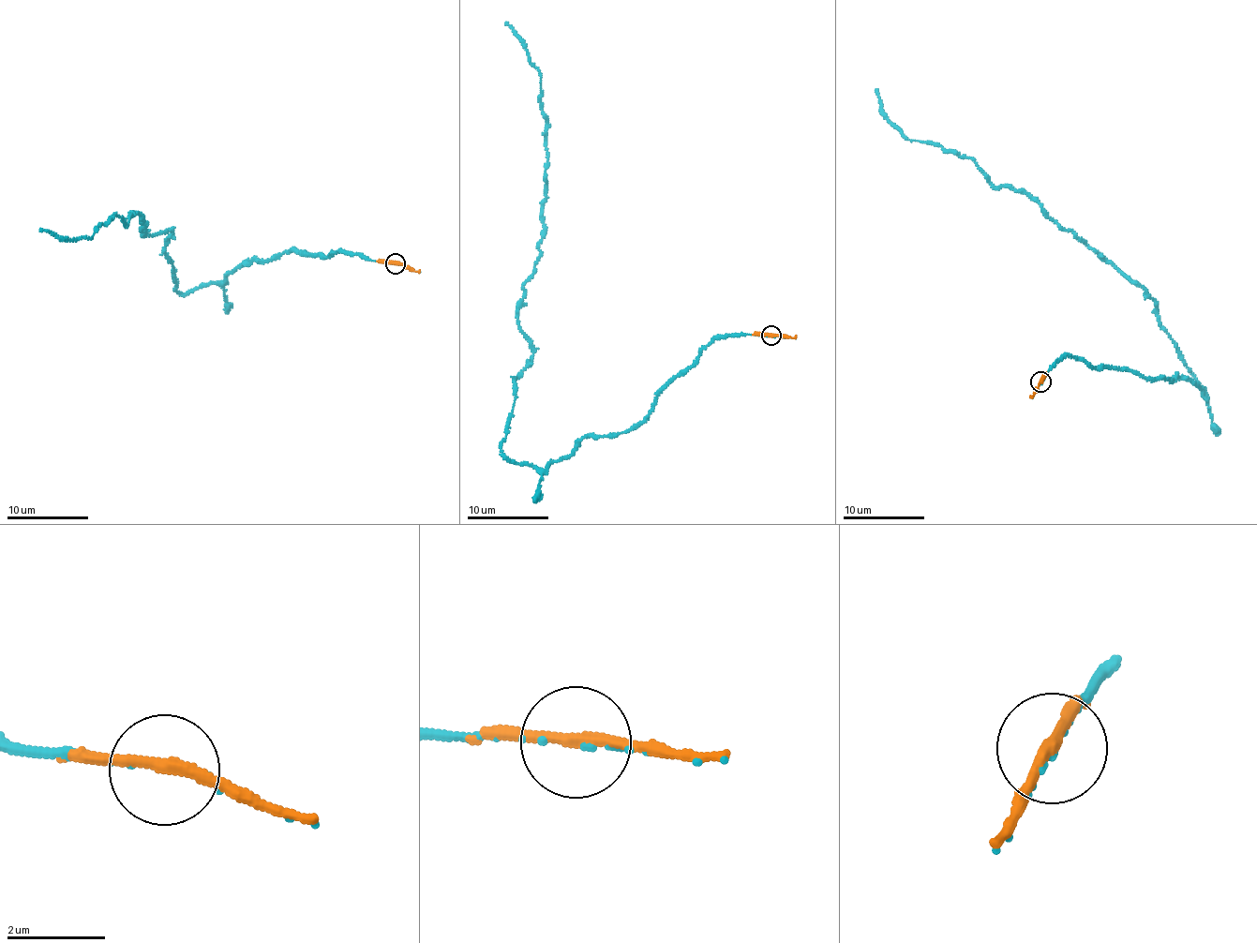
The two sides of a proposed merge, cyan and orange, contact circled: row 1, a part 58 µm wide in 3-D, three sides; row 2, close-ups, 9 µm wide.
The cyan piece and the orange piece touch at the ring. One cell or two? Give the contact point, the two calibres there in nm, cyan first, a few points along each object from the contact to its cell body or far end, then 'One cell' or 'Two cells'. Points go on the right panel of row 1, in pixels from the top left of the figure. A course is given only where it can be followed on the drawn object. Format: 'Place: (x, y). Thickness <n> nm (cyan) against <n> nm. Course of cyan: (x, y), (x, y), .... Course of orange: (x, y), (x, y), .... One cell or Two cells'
Place: (1040, 381). Thickness 80 nm (cyan) against 240 nm. Course of cyan: (1040, 382), (1064, 353), (1205, 388), (1140, 284), (970, 158), (905, 139), (875, 89). Course of orange: (1040, 381), (1030, 396). One cell

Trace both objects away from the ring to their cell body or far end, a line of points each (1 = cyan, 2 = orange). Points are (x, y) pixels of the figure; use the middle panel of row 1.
1: (772, 336), (715, 336), (647, 416), (543, 470), (505, 456), (547, 116), (505, 22)
2: (770, 335), (796, 336)

